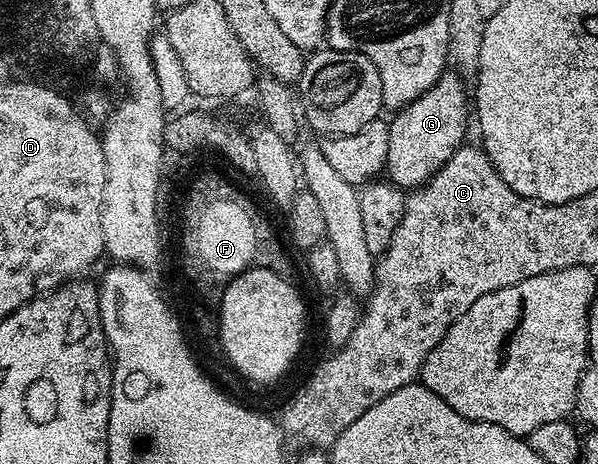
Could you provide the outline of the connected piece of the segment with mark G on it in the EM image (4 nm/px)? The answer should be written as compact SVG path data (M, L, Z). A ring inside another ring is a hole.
M443 72L412 104L402 107L390 122L388 156L385 173L389 181L403 188L417 188L425 184L437 170L444 168L448 160L467 141L466 106L468 110L468 90L463 75L458 72Z

